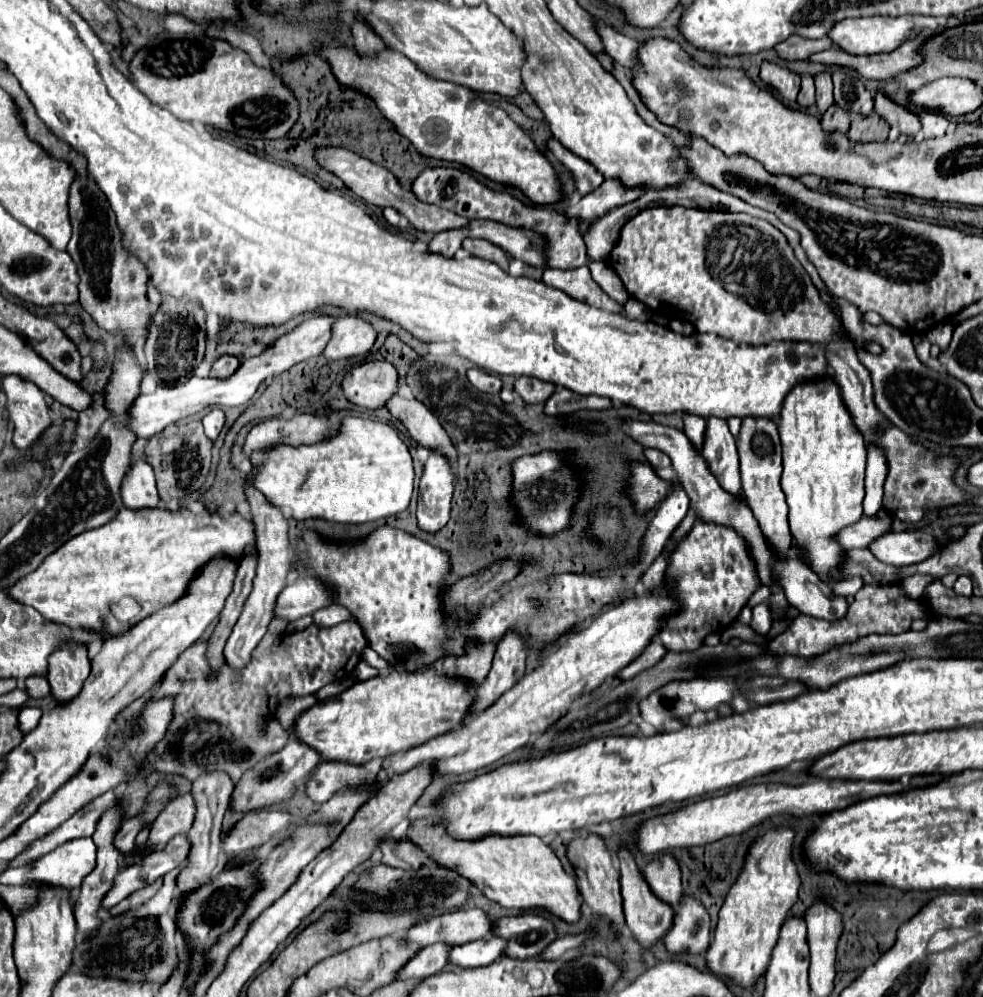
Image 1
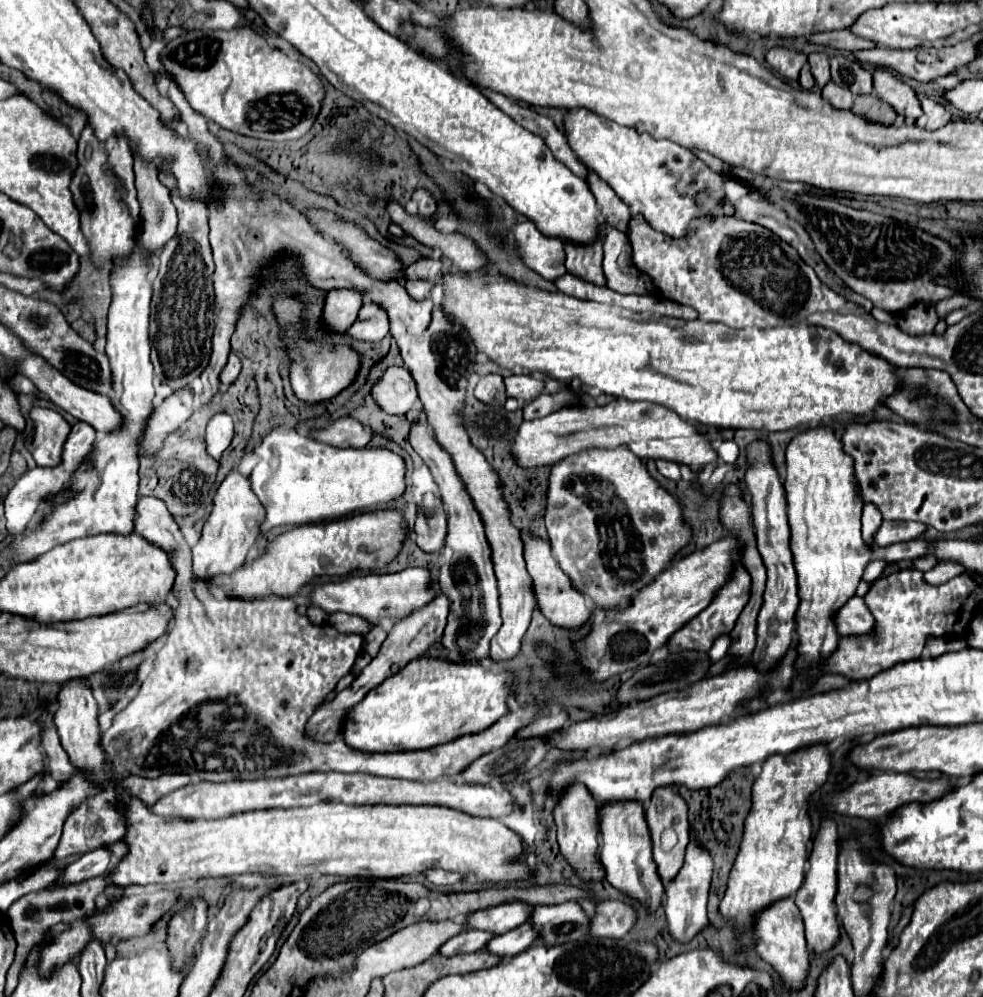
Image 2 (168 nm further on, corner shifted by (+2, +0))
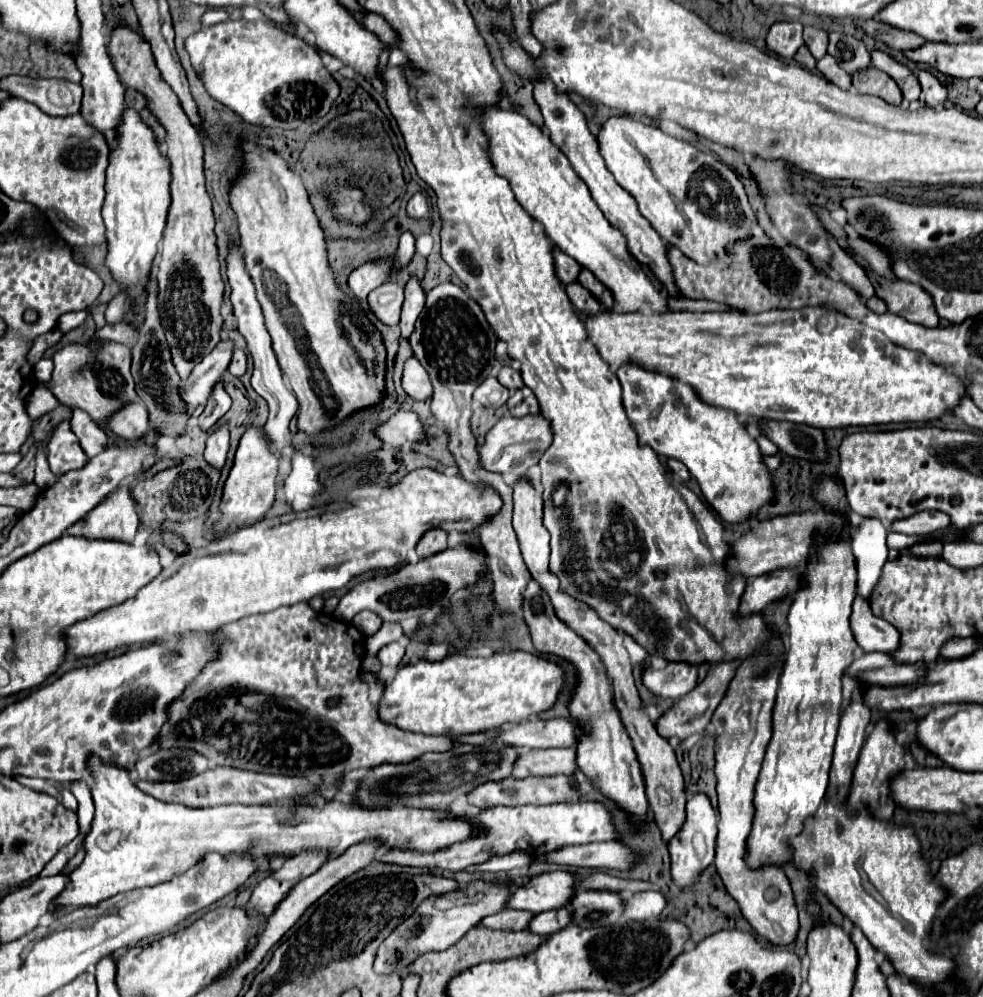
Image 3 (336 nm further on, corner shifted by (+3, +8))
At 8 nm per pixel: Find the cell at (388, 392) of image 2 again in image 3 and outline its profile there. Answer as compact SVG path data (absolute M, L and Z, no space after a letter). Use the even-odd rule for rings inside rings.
M410 357L404 365L402 385L412 399L430 399L432 397L432 383L428 373L424 371L422 363L416 357Z

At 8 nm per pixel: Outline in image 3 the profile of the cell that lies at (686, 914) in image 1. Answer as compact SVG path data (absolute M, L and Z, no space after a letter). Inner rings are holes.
M704 793L690 795L686 803L686 823L682 823L676 837L668 841L670 859L672 859L672 877L678 885L692 885L692 881L698 879L700 871L714 861L716 823L718 823L718 813L712 807L708 795Z

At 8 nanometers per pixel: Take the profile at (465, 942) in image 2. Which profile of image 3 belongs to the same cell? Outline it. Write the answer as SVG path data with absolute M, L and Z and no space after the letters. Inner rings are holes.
M502 909L496 915L490 915L484 919L480 925L484 927L494 927L494 929L504 929L504 931L522 931L528 927L536 913L532 911L520 911L520 909Z

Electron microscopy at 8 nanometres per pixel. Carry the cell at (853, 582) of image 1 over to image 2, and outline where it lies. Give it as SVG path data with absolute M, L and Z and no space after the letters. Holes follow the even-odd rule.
M873 561L871 565L867 565L867 569L865 569L865 573L863 573L863 581L865 583L873 583L881 573L883 573L883 569L885 569L885 561Z

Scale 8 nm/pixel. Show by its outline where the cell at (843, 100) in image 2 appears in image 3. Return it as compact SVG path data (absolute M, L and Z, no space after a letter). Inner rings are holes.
M824 55L818 63L816 69L834 85L842 87L842 89L850 89L850 75L842 71L842 67L838 67L836 59L832 59L832 55Z

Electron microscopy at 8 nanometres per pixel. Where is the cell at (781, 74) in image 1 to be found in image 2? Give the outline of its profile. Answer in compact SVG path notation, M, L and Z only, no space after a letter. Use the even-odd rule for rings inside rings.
M773 47L767 55L765 55L765 61L771 69L775 69L783 79L787 79L789 83L797 85L797 79L799 79L799 71L801 67L807 63L807 57L801 55L801 53L795 53L795 51L787 51L787 49L781 49L781 47Z

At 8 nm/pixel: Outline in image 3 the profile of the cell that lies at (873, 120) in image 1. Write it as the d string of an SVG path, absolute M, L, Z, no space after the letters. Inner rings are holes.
M876 67L856 71L856 75L852 75L852 85L860 93L876 95L890 105L900 105L902 103L902 91L896 85L896 81L890 75L886 75L884 71L876 69Z

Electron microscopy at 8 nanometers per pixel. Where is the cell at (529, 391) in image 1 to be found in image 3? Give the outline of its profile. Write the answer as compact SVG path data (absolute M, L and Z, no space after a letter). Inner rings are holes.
M502 367L502 369L498 371L498 381L500 381L504 387L508 387L512 393L514 393L516 389L522 389L522 387L524 387L524 381L522 381L522 377L520 377L520 371L516 371L516 369L512 369L512 367Z

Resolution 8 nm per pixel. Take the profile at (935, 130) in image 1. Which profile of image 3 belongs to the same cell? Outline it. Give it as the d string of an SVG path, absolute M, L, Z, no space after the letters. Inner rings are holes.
M918 69L916 75L918 75L918 81L922 85L922 95L924 95L926 105L932 109L940 109L946 101L946 87L926 69Z

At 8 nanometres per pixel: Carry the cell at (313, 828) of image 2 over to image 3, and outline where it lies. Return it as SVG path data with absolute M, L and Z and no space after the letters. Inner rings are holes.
M96 757L90 759L94 773L94 805L96 817L92 831L84 839L86 857L76 871L70 873L68 887L56 897L56 909L80 909L96 905L112 895L126 893L138 887L156 885L184 873L196 865L206 853L244 853L298 855L304 849L326 849L330 857L342 855L350 845L364 839L382 837L386 849L416 849L438 851L472 835L468 821L456 819L444 811L422 809L362 809L354 801L326 801L316 807L302 805L220 805L192 809L178 803L164 803L144 795L128 777L126 769L102 765ZM286 819L298 819L296 827L284 825Z

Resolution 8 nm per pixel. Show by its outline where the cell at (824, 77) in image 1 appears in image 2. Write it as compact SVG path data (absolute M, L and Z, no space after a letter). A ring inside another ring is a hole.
M813 53L813 55L809 55L809 65L811 65L811 73L815 77L817 89L823 89L825 83L829 83L829 79L831 79L829 57L825 53Z

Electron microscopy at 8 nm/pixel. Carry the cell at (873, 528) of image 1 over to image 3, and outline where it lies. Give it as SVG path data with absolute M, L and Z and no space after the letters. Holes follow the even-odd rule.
M922 511L912 517L894 521L892 529L898 533L904 533L904 535L928 535L928 533L936 533L948 525L952 525L952 521L944 513Z

